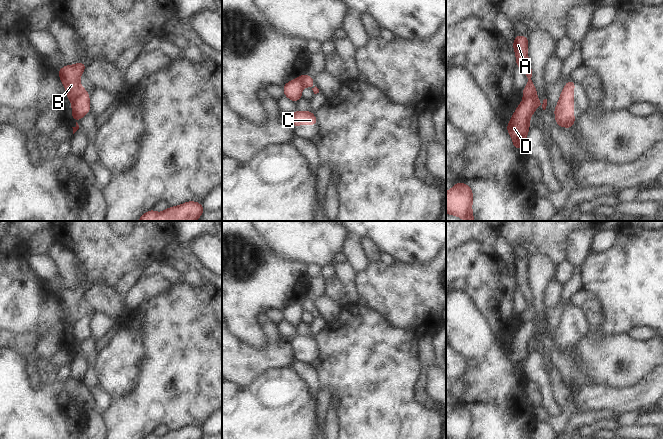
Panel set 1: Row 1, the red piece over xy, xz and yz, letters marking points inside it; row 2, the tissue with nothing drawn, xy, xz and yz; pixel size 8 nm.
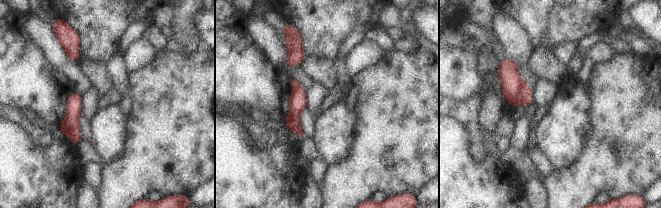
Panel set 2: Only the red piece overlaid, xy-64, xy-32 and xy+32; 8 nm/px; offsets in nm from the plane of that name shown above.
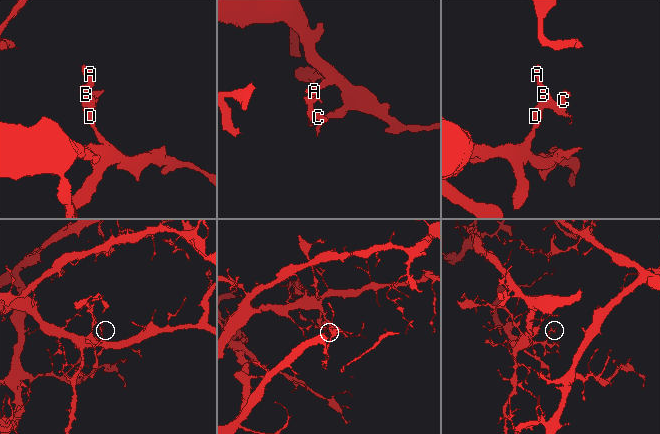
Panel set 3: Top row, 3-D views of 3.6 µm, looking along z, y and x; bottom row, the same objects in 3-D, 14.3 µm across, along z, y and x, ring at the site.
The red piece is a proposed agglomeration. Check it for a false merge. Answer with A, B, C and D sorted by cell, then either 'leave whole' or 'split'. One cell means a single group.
groups A B C / D; split

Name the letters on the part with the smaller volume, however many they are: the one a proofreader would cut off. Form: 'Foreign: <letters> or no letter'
Foreign: A, B, C

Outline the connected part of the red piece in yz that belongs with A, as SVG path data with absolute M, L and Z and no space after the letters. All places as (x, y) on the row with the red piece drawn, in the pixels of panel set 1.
M516 35L513 43L513 48L516 55L516 66L524 70L528 84L521 91L524 97L532 97L534 100L534 108L537 109L539 106L539 100L537 98L537 91L532 82L531 78L533 75L532 68L528 61L528 37L523 35Z

